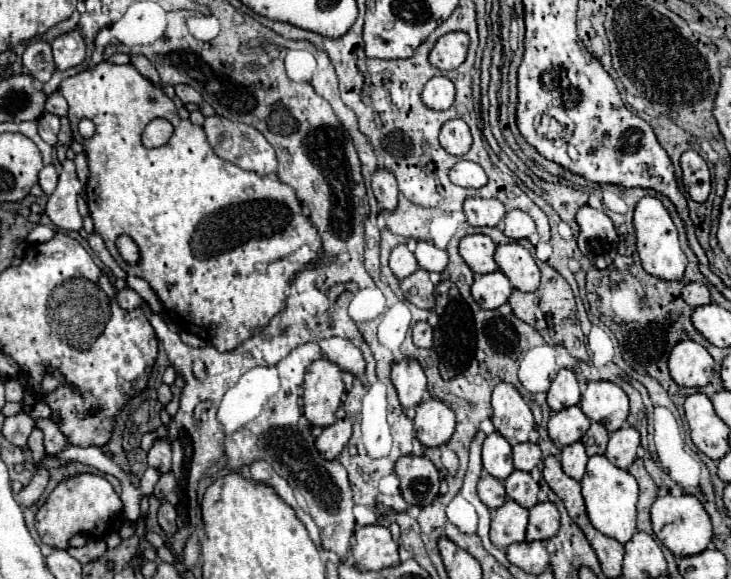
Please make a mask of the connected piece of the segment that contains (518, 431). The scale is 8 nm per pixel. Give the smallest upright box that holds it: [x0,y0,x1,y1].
[492,382,534,446]

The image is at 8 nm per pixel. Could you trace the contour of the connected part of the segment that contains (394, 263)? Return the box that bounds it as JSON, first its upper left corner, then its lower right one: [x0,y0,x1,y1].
[390,244,418,280]

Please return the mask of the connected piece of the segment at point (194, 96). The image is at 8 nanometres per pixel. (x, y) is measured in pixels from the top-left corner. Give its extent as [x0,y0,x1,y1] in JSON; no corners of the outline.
[176,84,202,104]

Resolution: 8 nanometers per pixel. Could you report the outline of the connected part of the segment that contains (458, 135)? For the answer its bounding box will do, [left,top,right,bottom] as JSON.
[440,120,472,156]

